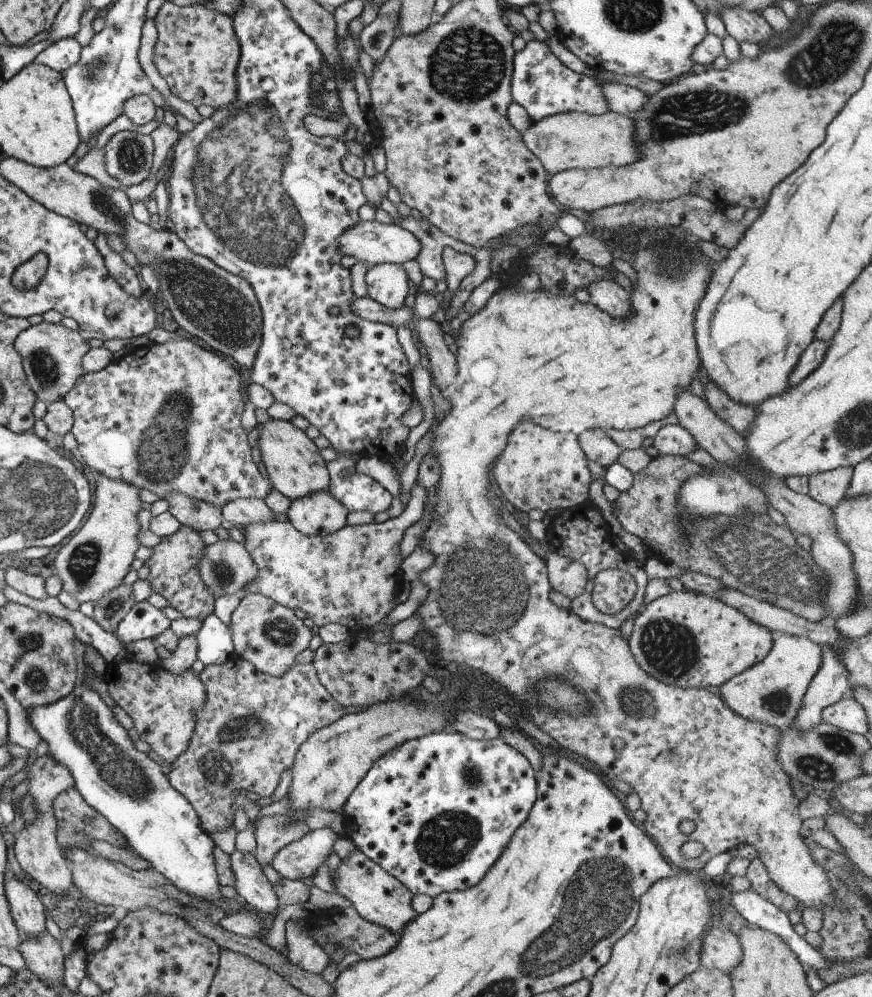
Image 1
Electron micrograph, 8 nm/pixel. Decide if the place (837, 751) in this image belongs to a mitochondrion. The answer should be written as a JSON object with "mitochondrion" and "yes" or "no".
{"mitochondrion":"yes"}

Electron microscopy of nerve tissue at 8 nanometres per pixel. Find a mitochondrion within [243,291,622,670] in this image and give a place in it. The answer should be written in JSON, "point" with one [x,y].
{"point":[484,588]}

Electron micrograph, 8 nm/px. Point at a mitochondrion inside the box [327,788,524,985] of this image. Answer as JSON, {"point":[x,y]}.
{"point":[447,840]}

